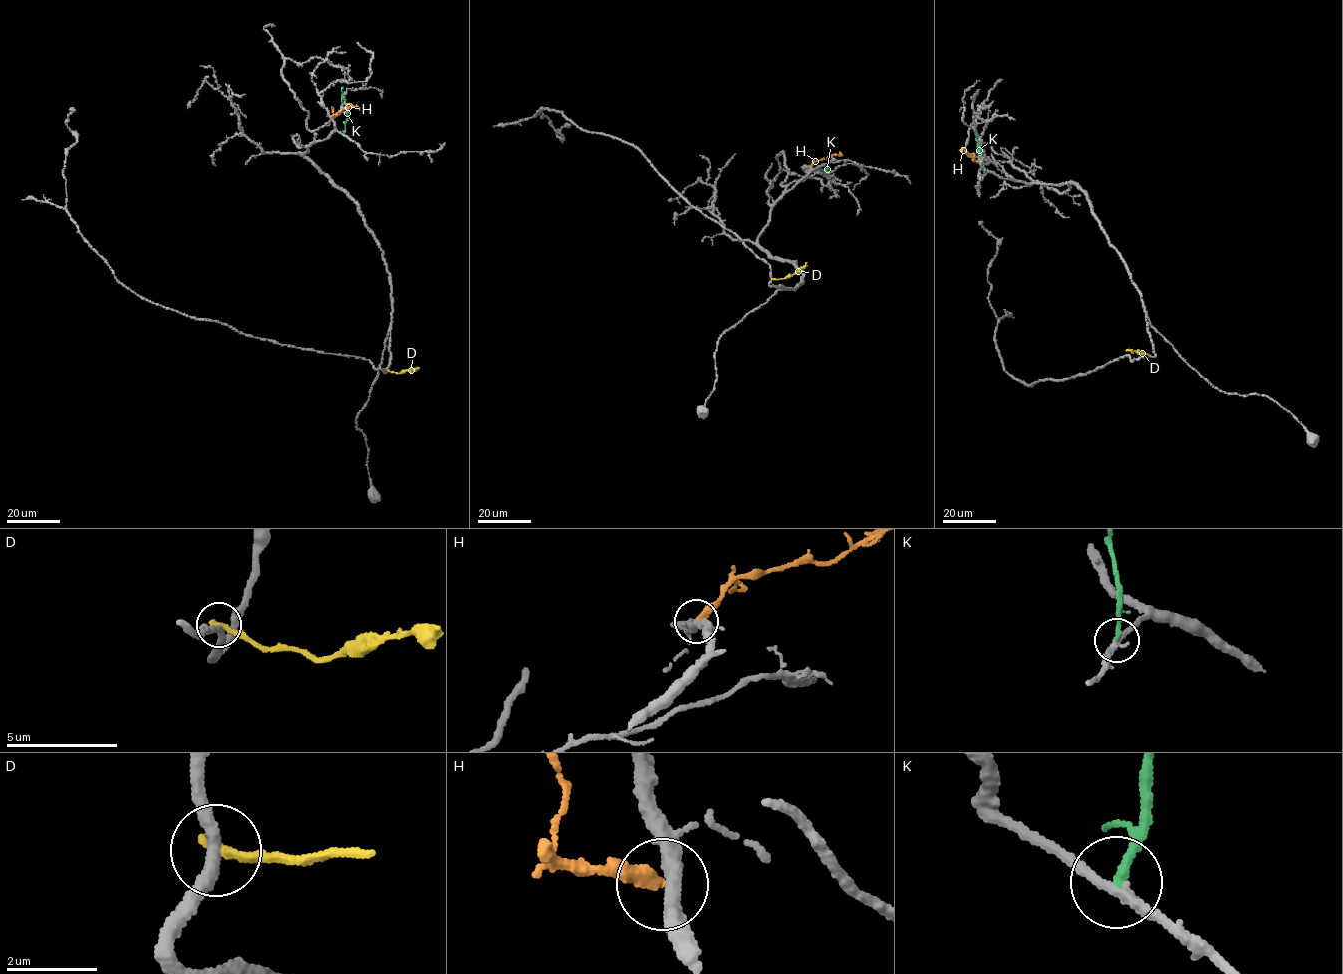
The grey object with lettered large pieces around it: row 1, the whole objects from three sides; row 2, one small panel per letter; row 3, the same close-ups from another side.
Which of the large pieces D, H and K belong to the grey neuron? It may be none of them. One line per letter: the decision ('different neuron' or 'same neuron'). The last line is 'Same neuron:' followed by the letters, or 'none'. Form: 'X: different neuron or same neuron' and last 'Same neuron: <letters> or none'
D: different neuron
H: different neuron
K: different neuron
Same neuron: none

